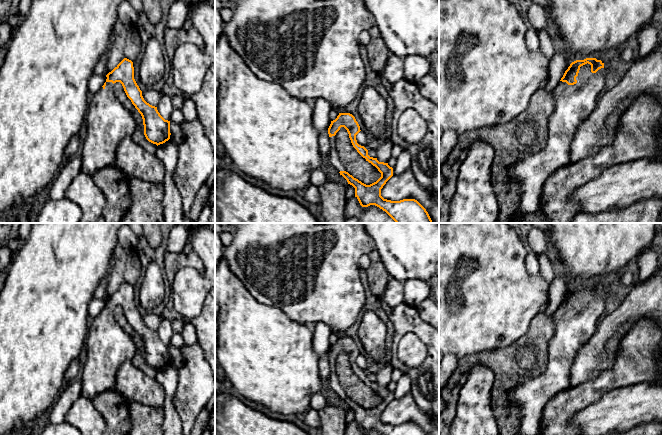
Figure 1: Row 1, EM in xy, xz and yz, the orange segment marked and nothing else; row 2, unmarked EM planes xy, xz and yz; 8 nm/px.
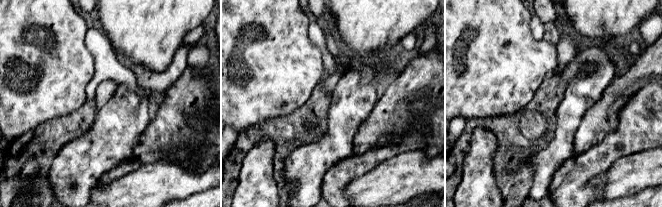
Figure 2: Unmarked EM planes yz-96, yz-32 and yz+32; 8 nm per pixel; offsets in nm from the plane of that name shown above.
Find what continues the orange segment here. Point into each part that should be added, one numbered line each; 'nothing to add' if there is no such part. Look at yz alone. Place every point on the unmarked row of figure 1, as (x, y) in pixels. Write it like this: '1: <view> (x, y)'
1: yz (574, 327)

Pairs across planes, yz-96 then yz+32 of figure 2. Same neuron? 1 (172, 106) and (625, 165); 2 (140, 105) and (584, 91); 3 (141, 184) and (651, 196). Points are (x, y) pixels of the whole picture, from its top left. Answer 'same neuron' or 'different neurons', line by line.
1: different neurons
2: same neuron
3: different neurons

